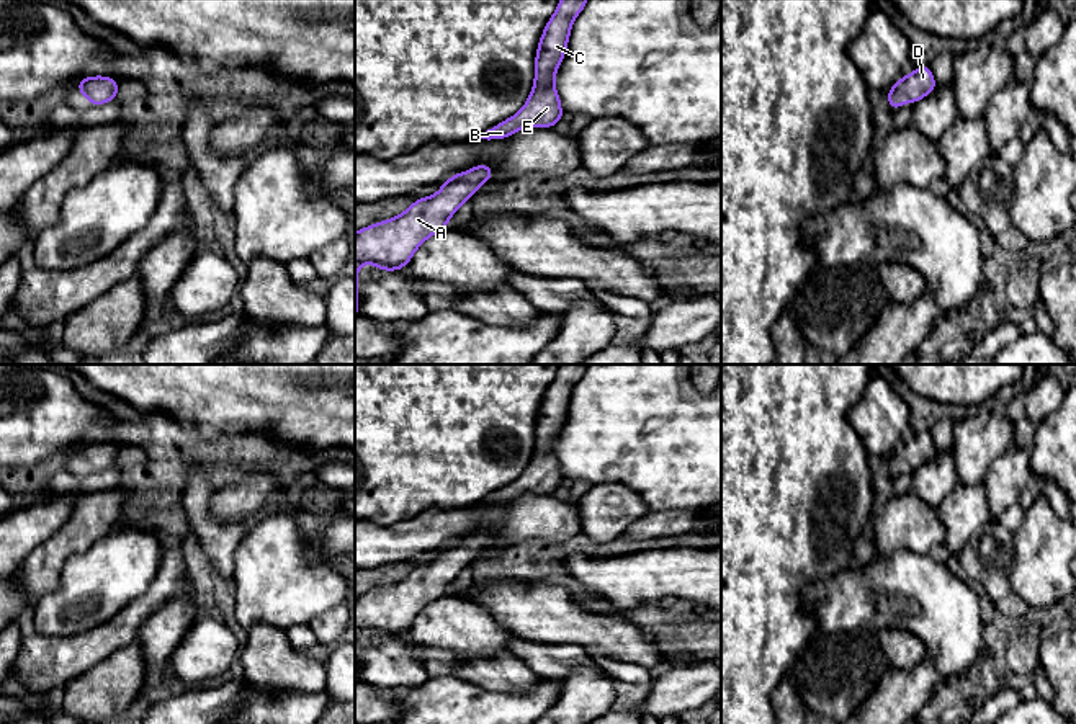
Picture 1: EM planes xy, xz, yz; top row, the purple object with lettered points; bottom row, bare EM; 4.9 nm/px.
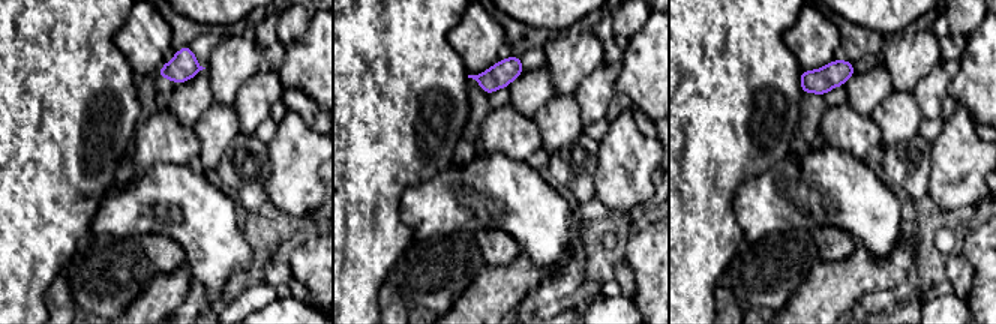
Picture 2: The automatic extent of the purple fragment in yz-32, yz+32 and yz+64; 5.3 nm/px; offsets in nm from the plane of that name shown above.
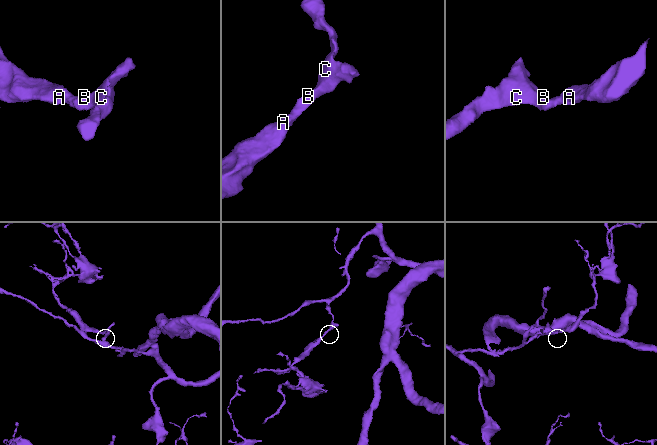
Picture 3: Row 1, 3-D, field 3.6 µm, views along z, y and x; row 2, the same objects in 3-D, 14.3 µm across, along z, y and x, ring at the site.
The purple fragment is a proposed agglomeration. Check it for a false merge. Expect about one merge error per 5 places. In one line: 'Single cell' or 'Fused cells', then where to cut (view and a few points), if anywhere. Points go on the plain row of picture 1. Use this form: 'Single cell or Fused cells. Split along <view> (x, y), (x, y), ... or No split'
Single cell. No split

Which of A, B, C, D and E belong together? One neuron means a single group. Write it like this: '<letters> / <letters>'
A B C D E

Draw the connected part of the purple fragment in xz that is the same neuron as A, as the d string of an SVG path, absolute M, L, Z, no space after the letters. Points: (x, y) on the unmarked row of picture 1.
M482 530L464 539L455 539L437 561L414 567L404 579L389 587L371 590L355 598L355 683L358 677L356 639L363 629L378 636L406 634L415 616L433 600L448 593L448 585L479 557L479 551L494 543L491 531Z

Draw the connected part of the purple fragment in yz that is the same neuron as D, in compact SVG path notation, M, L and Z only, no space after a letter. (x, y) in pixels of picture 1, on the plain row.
M930 431L916 433L908 443L899 443L894 453L886 458L890 474L896 477L904 467L914 471L926 461L937 456Z

